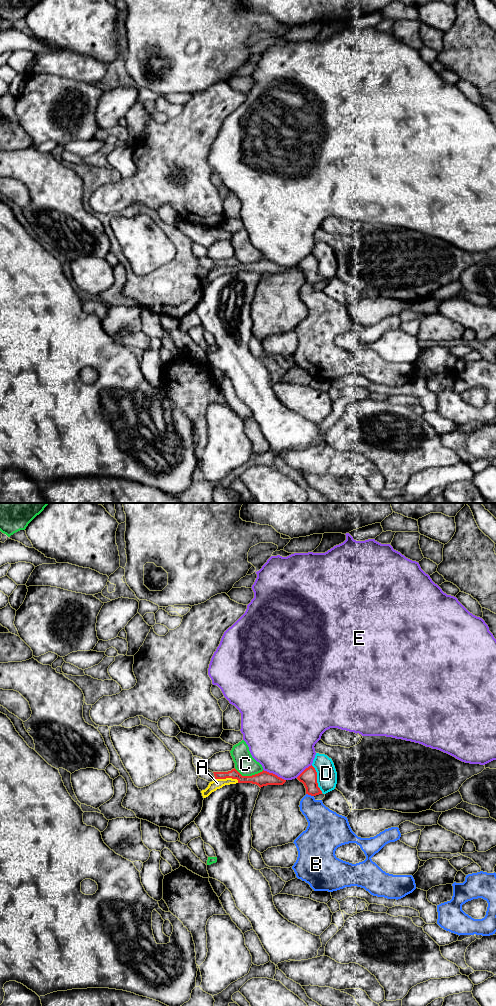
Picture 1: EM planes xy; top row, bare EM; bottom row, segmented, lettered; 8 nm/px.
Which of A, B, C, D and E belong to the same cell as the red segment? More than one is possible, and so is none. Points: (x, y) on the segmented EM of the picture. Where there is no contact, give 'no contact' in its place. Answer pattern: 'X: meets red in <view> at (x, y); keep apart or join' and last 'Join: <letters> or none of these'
A: meets red in xy at (227, 777); join
B: meets red in xy at (310, 794); keep apart
C: meets red in xy at (249, 776); keep apart
D: meets red in xy at (316, 779); keep apart
E: meets red in xy at (274, 774); keep apart
Join: A

